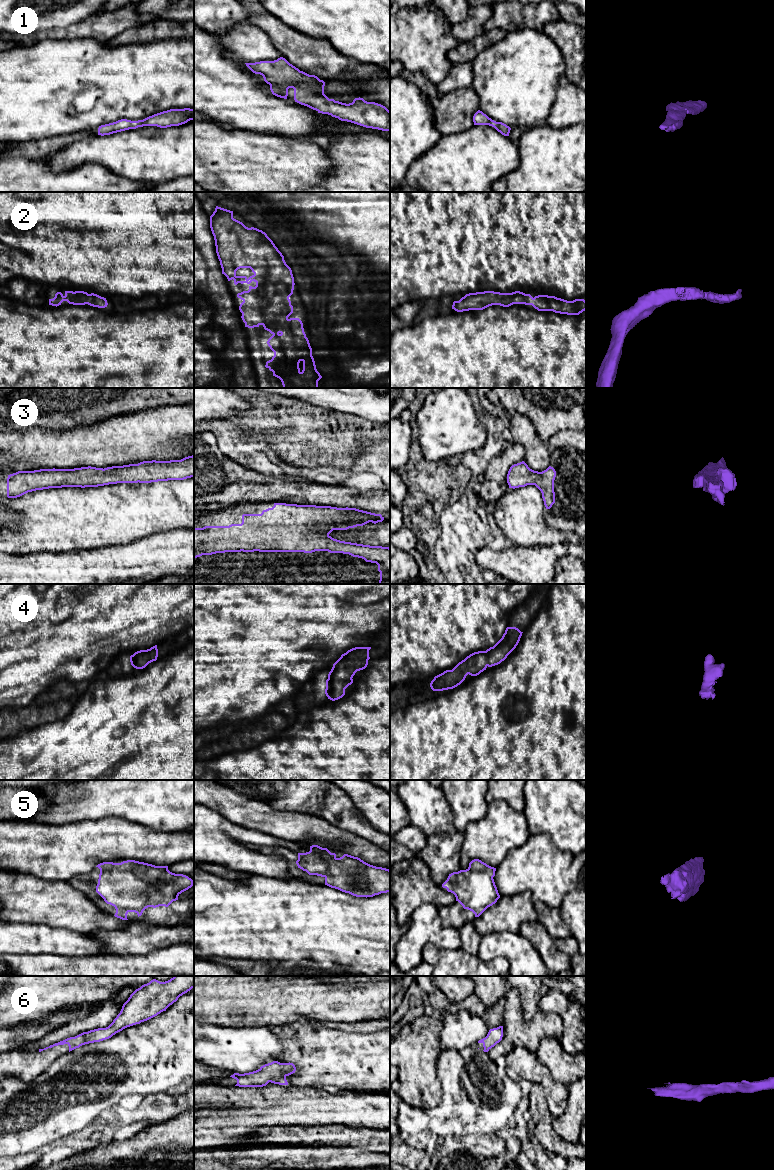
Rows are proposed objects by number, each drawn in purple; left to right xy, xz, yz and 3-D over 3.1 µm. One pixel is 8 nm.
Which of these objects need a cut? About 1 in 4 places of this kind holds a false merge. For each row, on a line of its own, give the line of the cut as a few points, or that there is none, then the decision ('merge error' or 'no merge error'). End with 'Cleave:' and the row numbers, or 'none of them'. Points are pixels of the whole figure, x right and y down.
1: no cut | no merge error
2: no cut | no merge error
3: no cut | no merge error
4: no cut | no merge error
5: no cut | no merge error
6: no cut | no merge error
Cleave: none of them

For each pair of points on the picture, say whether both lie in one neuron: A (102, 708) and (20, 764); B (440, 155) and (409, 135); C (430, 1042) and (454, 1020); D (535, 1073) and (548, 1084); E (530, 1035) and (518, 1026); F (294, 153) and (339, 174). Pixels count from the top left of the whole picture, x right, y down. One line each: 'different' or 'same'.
A: same
B: different
C: different
D: same
E: same
F: different

